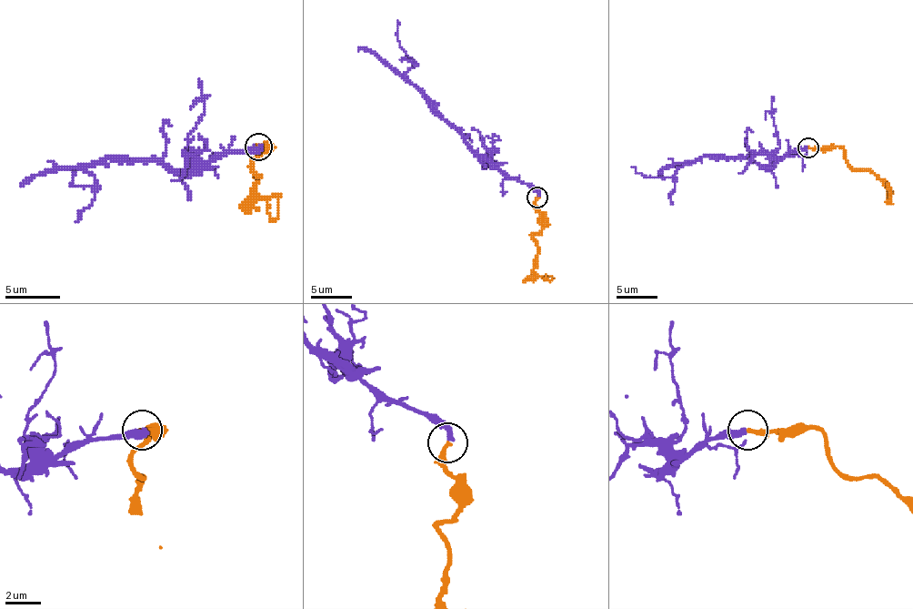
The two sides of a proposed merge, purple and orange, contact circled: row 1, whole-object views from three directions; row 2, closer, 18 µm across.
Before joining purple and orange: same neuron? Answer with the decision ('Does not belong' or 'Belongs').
Belongs

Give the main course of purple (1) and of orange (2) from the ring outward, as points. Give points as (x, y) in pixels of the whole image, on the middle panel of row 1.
1: (537, 196), (525, 183), (505, 177), (480, 158), (407, 78), (406, 74), (414, 65), (397, 38), (397, 20)
2: (537, 197), (536, 210), (542, 228), (534, 238), (537, 243), (537, 259), (534, 269), (539, 276), (552, 280)

